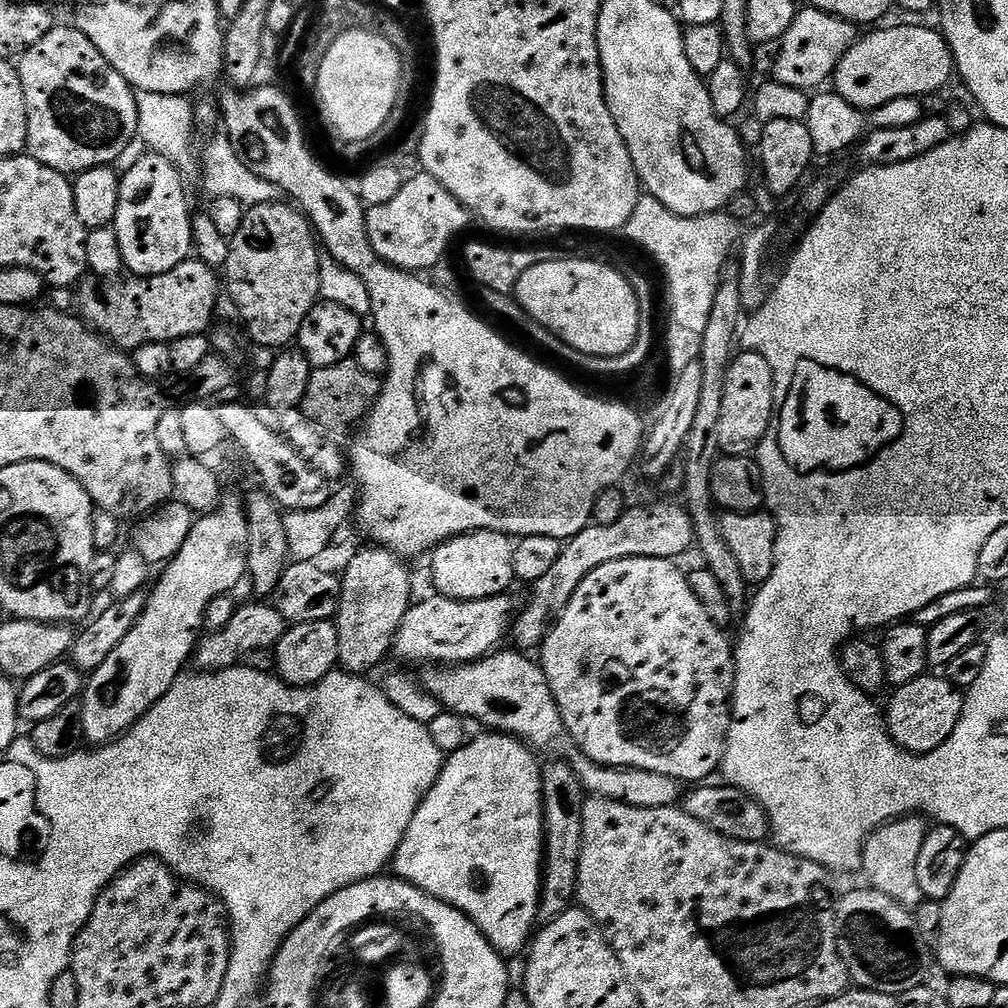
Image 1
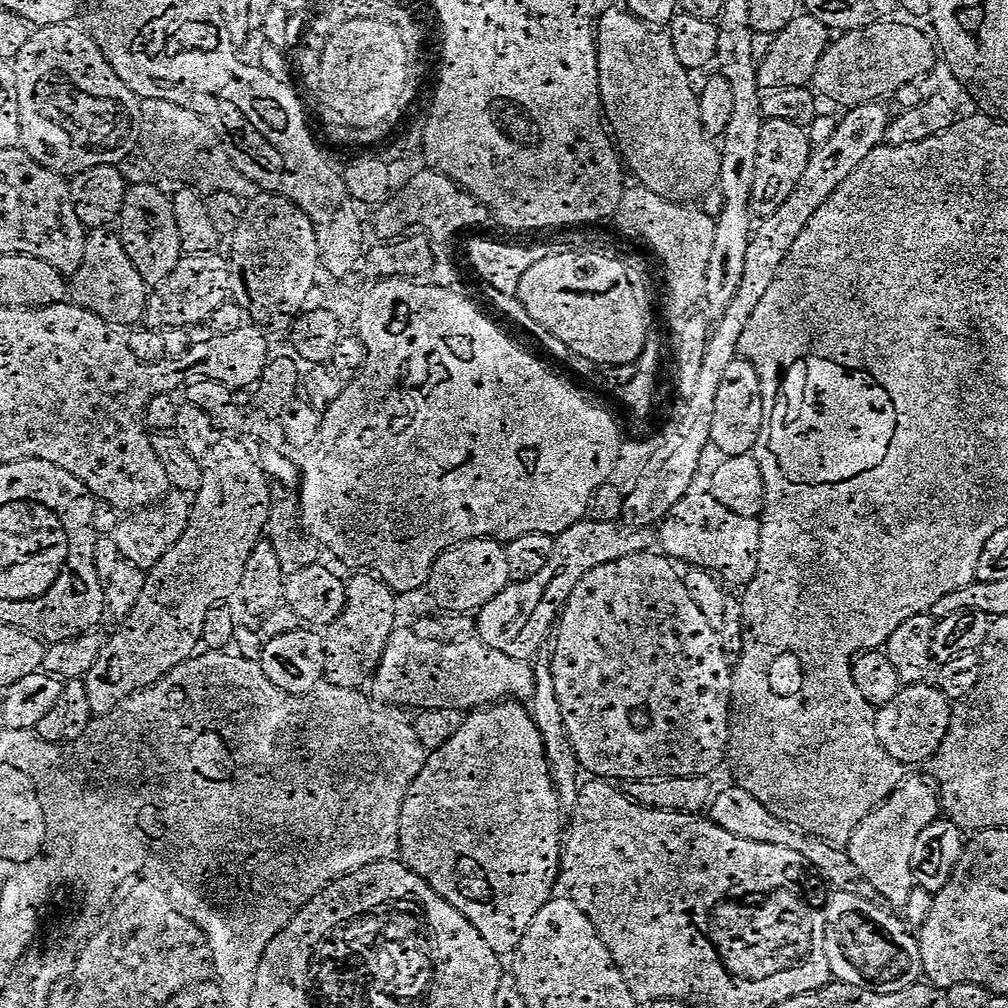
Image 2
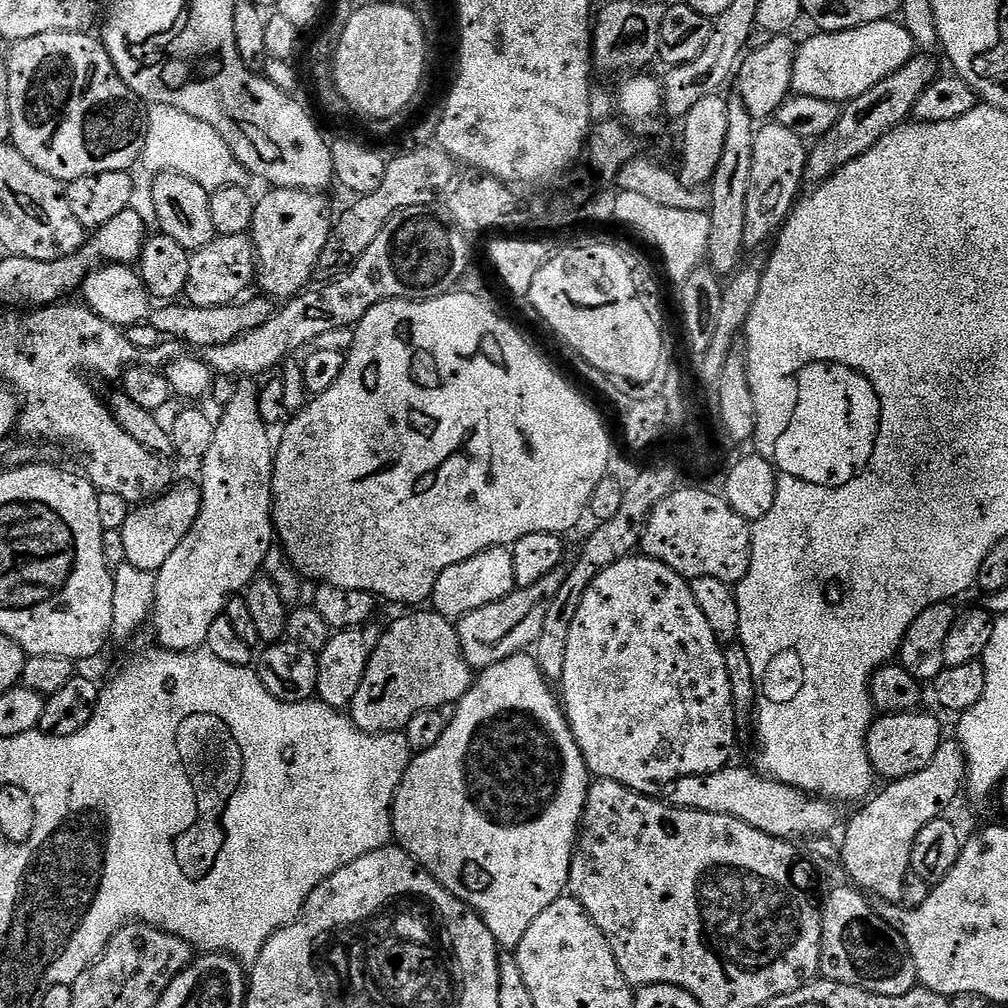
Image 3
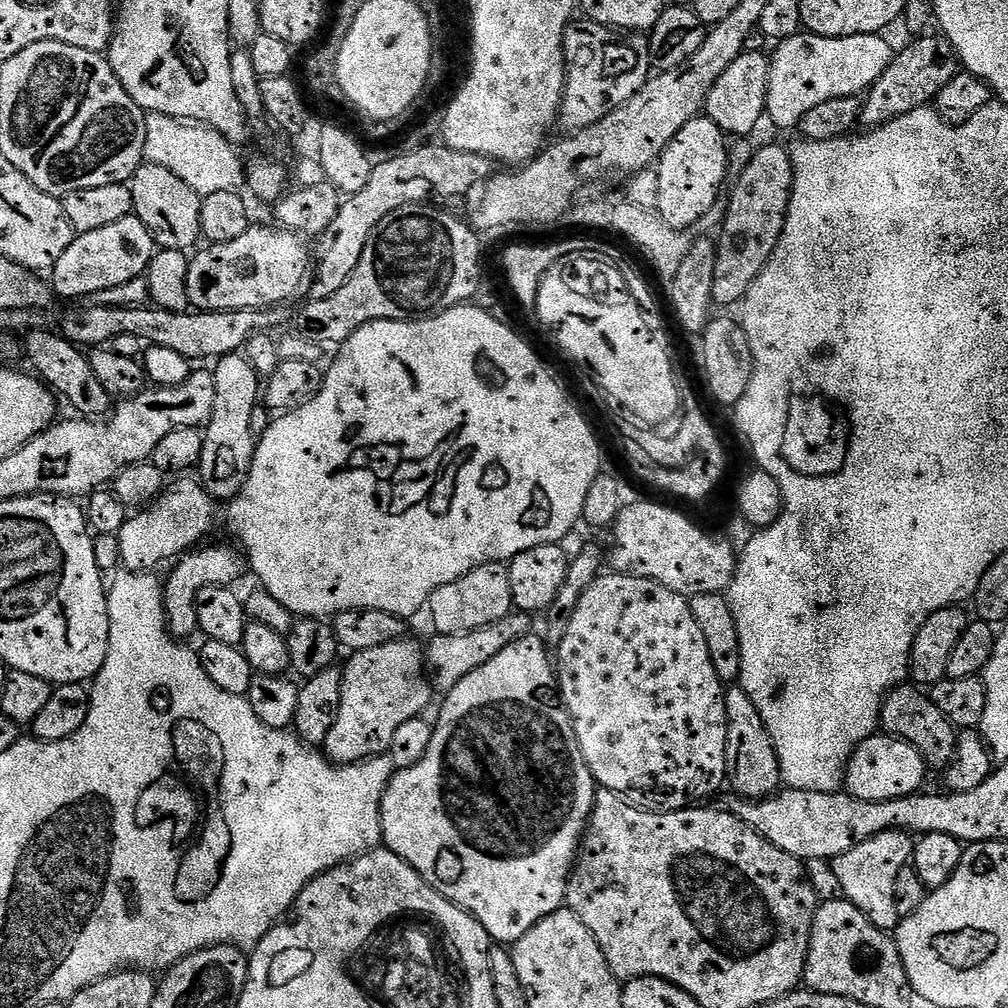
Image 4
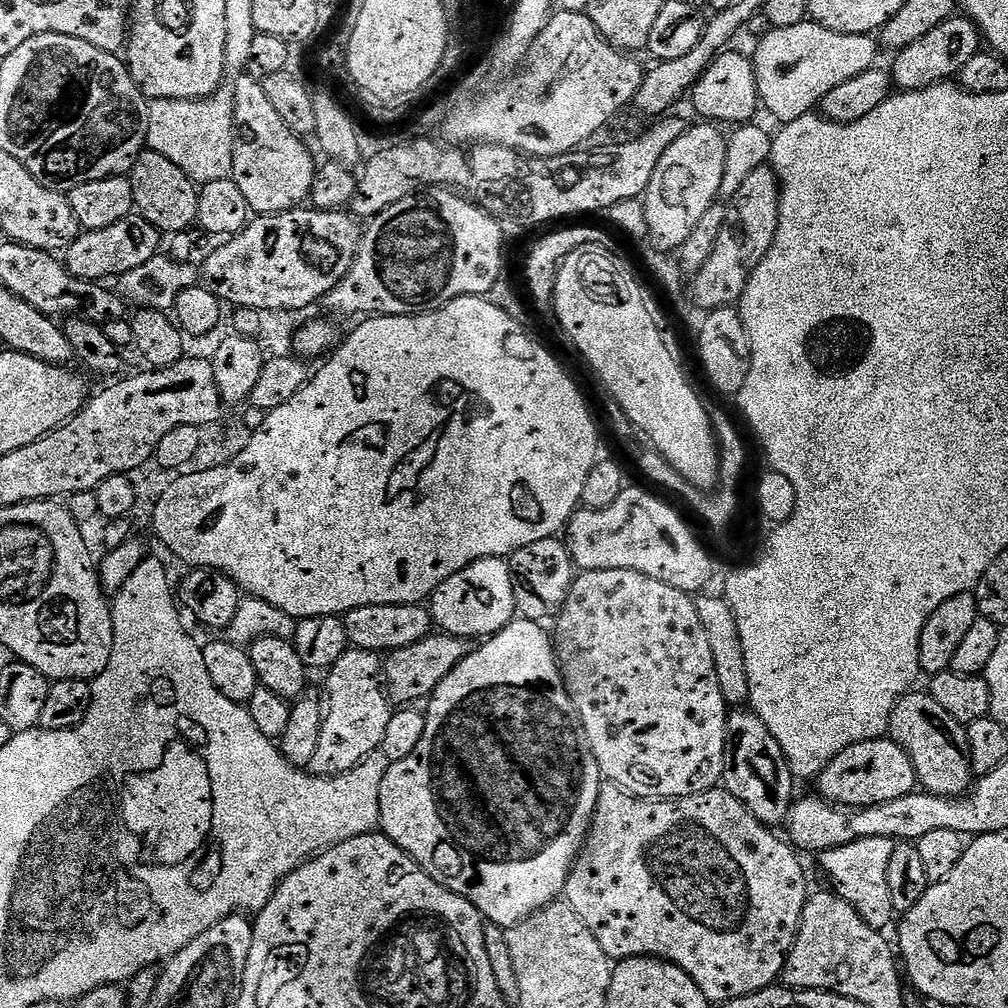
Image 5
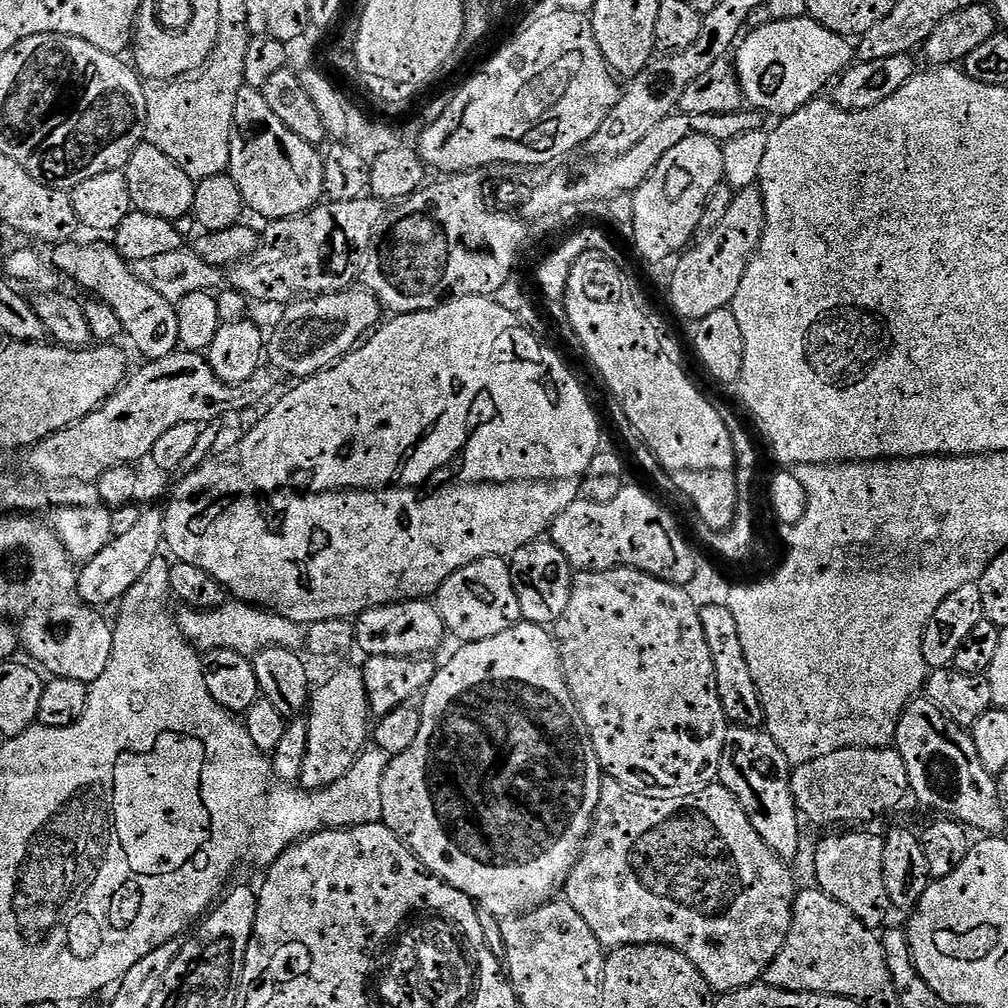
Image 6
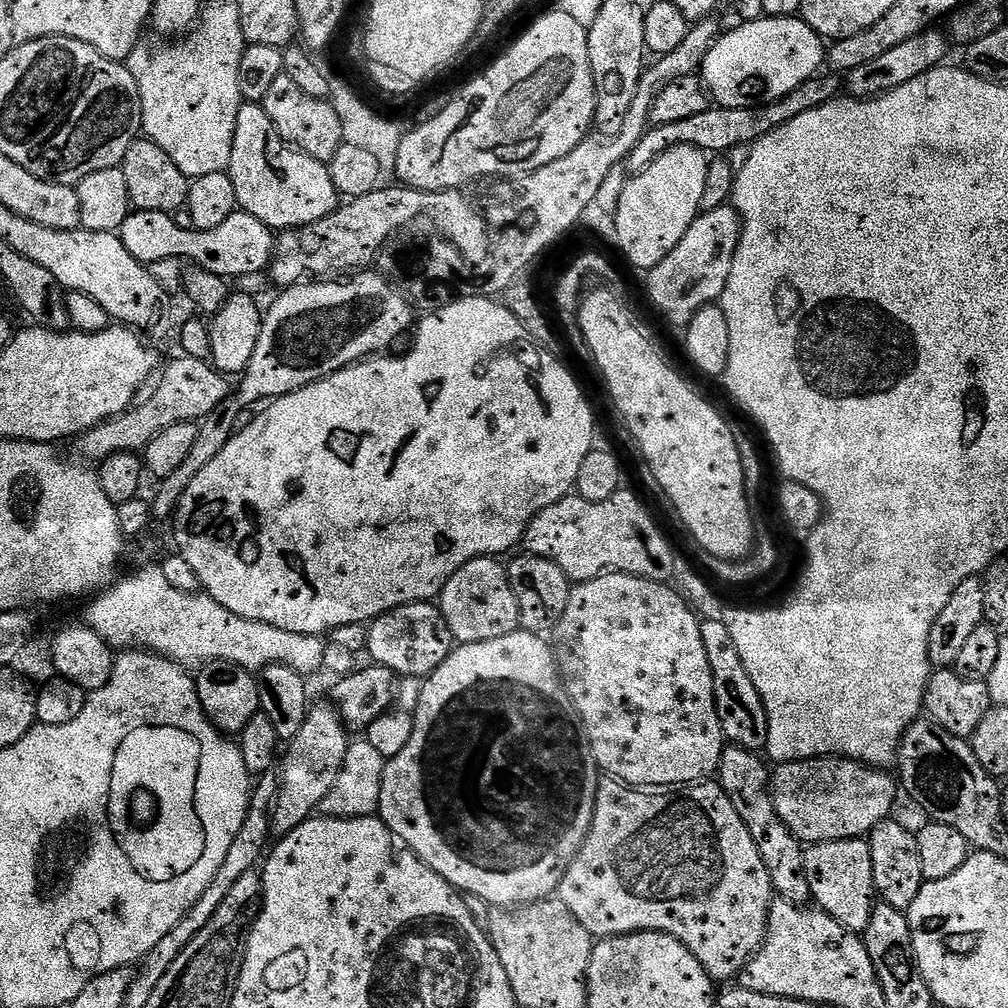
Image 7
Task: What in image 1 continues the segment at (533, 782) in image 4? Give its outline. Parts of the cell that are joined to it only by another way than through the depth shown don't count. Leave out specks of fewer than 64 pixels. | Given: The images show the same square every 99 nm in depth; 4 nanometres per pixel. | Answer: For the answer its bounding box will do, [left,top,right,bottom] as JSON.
[393,730,544,958]

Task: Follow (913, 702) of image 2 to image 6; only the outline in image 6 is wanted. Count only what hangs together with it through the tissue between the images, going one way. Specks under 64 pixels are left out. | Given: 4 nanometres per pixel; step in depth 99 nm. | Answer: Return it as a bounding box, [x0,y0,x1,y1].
[790,747,909,826]

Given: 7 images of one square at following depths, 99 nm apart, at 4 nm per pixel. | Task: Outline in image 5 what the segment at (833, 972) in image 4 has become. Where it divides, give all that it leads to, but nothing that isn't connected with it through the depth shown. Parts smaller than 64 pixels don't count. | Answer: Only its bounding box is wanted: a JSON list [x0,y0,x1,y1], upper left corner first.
[783,890,876,989]

